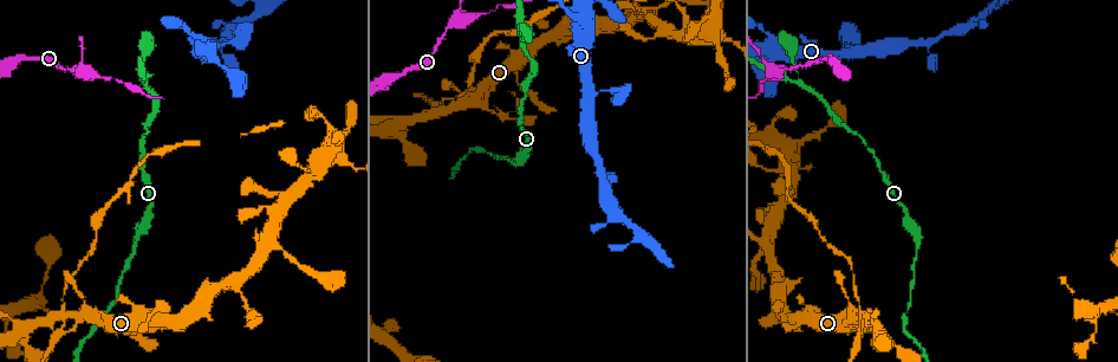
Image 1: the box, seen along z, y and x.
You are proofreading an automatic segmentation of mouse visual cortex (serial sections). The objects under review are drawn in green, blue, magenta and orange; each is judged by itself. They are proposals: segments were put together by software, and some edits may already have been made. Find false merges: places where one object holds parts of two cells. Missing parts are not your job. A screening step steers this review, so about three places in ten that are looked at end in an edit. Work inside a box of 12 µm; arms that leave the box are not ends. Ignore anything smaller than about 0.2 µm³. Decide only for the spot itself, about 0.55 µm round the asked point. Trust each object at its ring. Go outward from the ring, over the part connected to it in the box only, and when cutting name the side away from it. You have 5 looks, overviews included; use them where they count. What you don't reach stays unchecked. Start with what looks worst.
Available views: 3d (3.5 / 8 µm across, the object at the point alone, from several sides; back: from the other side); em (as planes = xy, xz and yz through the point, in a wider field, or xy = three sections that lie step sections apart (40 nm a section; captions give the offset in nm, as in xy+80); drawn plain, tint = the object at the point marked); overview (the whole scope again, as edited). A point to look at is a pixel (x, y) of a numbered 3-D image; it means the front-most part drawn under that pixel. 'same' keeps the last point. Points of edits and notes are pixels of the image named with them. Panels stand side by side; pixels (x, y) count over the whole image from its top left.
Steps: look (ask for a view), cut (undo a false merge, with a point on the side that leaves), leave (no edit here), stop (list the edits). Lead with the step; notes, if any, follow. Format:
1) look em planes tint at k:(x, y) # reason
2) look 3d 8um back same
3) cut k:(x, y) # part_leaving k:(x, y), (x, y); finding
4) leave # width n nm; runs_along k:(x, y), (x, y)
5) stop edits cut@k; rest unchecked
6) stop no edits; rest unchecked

look em xy step 3 tint at 1:(67, 314) # a narrow waist

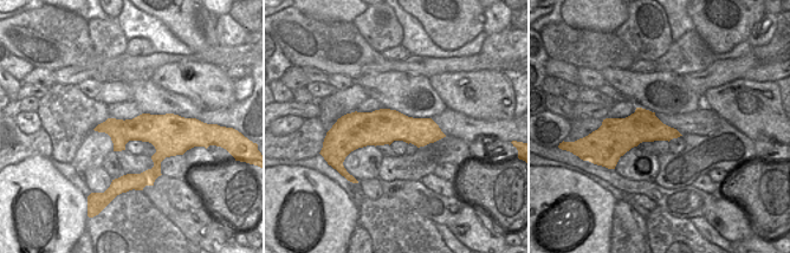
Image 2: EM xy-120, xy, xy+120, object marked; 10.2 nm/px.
look 3d 3.5um same

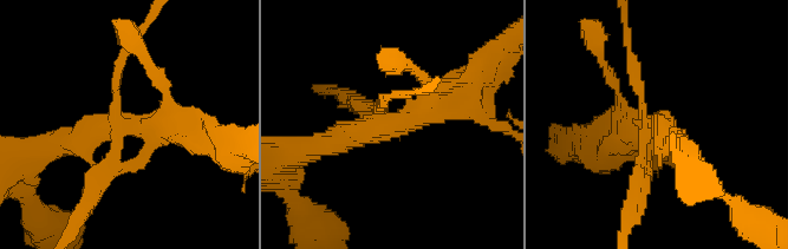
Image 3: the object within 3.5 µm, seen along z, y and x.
cut 3:(637, 76) # arm_widths 150, 200, 300, 350 nm; part_leaving 3:(645, 118), (627, 46), (627, 24); two cells meet here

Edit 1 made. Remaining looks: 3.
look 3d 3.5um at 1:(789, 83)

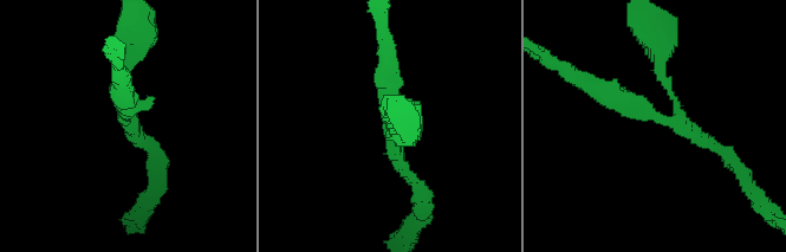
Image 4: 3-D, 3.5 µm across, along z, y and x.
look em xy step 3 tint at 4:(125, 117) # shape alone is not enough

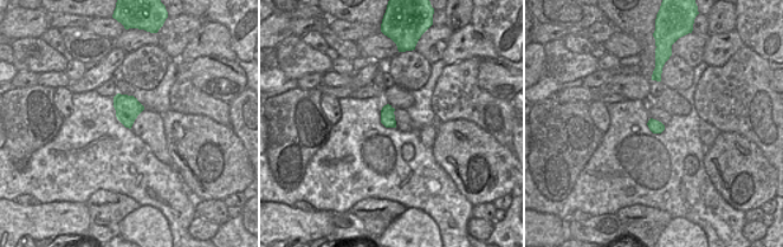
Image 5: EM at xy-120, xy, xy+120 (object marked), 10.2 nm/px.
leave # runs_along 4:(715, 148), (585, 83); one cell here

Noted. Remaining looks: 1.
stop edits cut@3; rest unchecked

